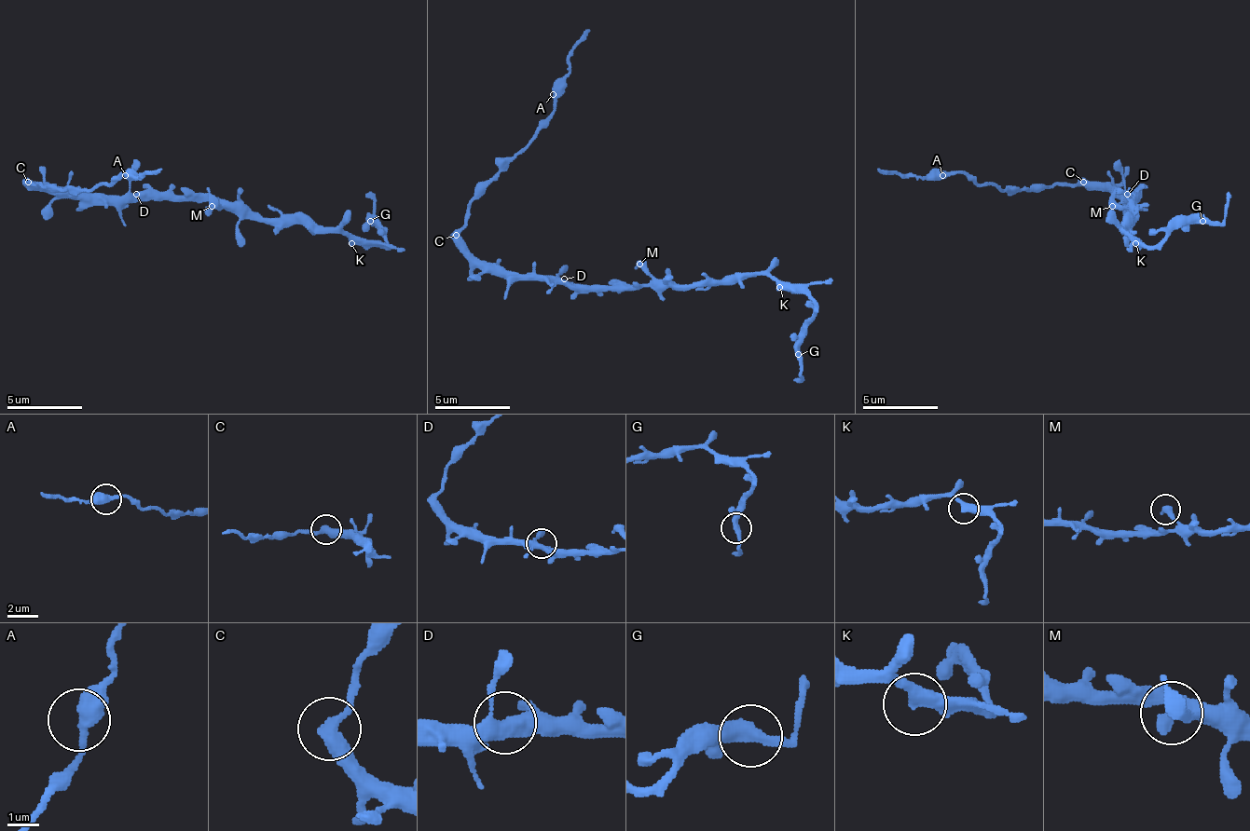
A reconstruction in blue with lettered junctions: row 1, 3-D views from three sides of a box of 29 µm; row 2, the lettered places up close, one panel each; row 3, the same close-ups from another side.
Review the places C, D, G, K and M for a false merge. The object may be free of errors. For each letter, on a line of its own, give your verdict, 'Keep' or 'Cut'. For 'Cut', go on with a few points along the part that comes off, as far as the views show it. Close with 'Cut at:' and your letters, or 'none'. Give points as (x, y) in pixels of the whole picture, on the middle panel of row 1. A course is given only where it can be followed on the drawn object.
C: Cut. Course of the part to remove: (455, 234), (466, 223), (466, 208), (534, 140), (549, 113), (553, 87), (568, 72), (568, 53), (590, 30)
D: Keep
G: Keep
K: Keep
M: Keep
Cut at: C

